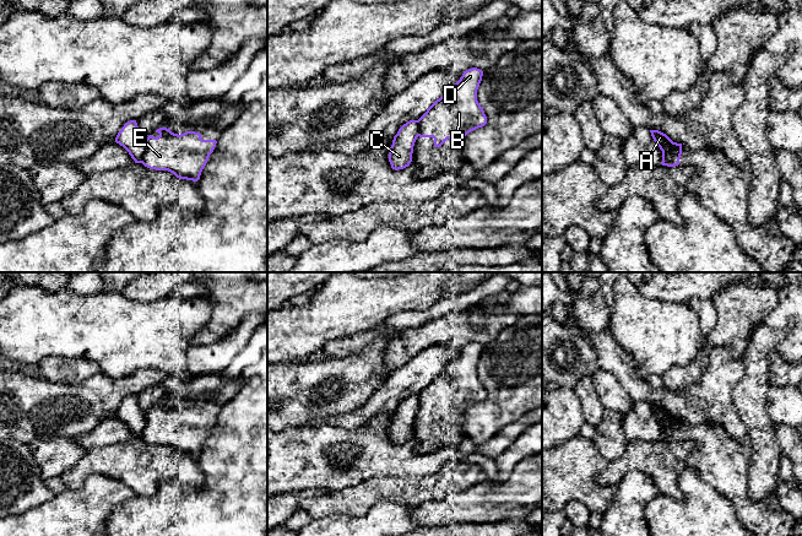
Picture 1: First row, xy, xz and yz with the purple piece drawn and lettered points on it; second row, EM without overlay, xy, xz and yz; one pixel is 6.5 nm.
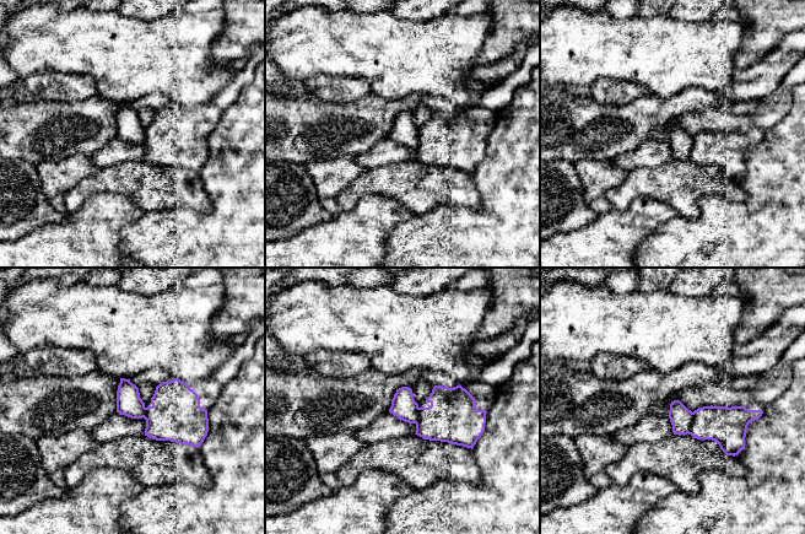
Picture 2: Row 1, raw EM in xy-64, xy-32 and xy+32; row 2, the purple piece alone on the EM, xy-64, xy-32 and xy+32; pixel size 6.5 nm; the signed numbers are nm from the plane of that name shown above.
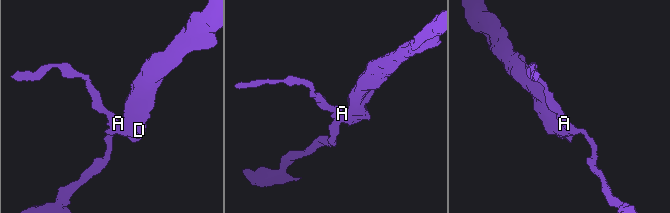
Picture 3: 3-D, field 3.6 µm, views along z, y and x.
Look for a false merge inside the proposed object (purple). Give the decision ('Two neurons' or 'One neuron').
Two neurons

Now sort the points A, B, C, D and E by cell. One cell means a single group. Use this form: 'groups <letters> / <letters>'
groups A C / B D E

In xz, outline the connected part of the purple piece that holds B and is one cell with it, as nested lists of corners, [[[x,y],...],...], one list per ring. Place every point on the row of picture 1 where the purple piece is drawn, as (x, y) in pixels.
[[[477,67],[464,71],[460,80],[451,85],[418,119],[418,136],[433,137],[434,147],[440,147],[448,139],[456,141],[464,139],[468,132],[484,126],[487,124],[487,117],[477,101],[477,90],[482,76],[483,71]]]

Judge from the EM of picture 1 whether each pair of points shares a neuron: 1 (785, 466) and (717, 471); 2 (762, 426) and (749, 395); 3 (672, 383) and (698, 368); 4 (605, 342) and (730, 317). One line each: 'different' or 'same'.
1: different
2: same
3: same
4: different

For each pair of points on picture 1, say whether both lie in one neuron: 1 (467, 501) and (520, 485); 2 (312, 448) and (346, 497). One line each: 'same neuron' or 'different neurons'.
1: same neuron
2: different neurons

